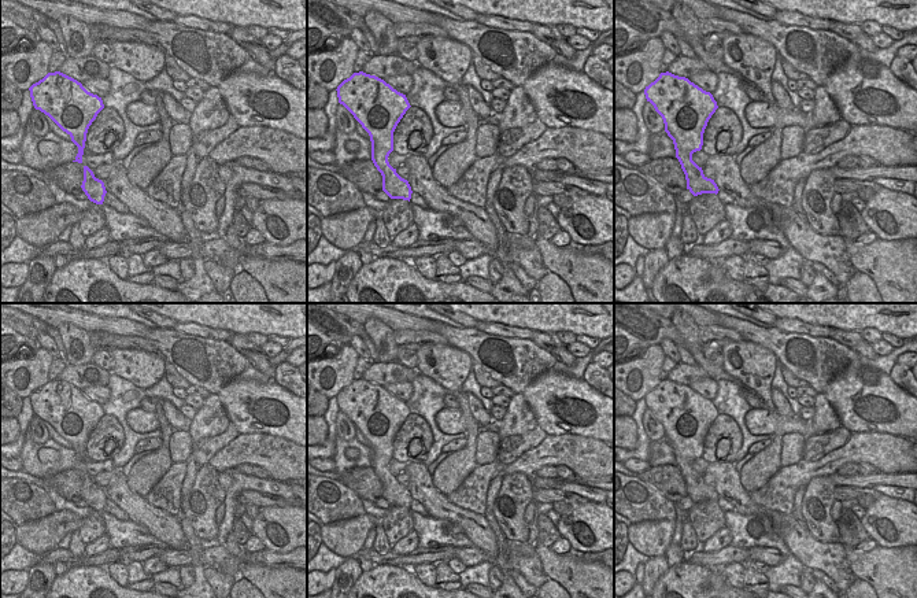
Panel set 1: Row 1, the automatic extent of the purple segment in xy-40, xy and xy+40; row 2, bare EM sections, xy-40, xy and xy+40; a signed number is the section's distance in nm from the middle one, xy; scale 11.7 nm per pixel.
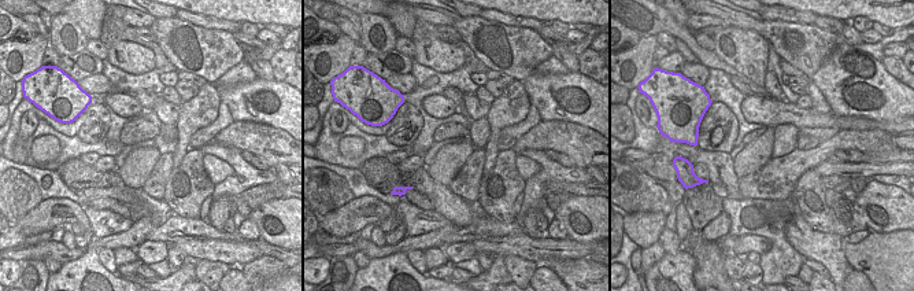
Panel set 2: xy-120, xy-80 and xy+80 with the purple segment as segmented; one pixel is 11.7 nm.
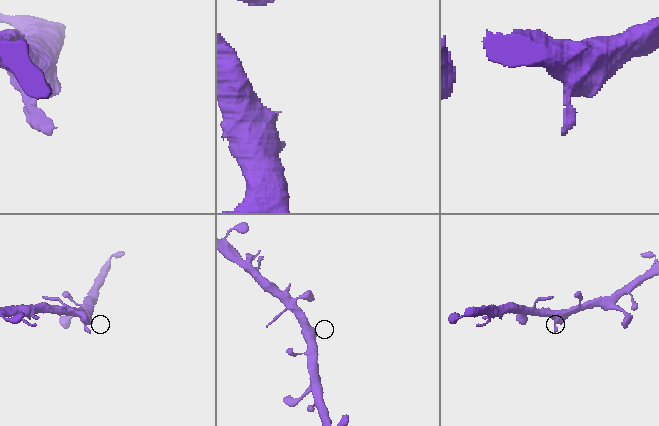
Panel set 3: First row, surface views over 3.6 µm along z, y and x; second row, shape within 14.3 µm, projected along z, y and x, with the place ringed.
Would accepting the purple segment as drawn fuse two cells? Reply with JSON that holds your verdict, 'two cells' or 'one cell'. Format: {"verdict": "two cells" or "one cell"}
{"verdict": "one cell"}

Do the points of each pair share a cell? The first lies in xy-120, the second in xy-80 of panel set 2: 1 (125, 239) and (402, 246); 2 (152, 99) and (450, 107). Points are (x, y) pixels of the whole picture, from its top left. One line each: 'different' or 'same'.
1: same
2: different

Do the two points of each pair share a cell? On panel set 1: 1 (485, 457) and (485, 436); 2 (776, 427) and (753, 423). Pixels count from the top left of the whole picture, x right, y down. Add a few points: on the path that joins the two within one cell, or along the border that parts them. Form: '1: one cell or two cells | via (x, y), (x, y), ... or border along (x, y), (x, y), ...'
1: one cell | via (485, 451), (485, 442)
2: one cell | via (771, 423), (758, 423)

